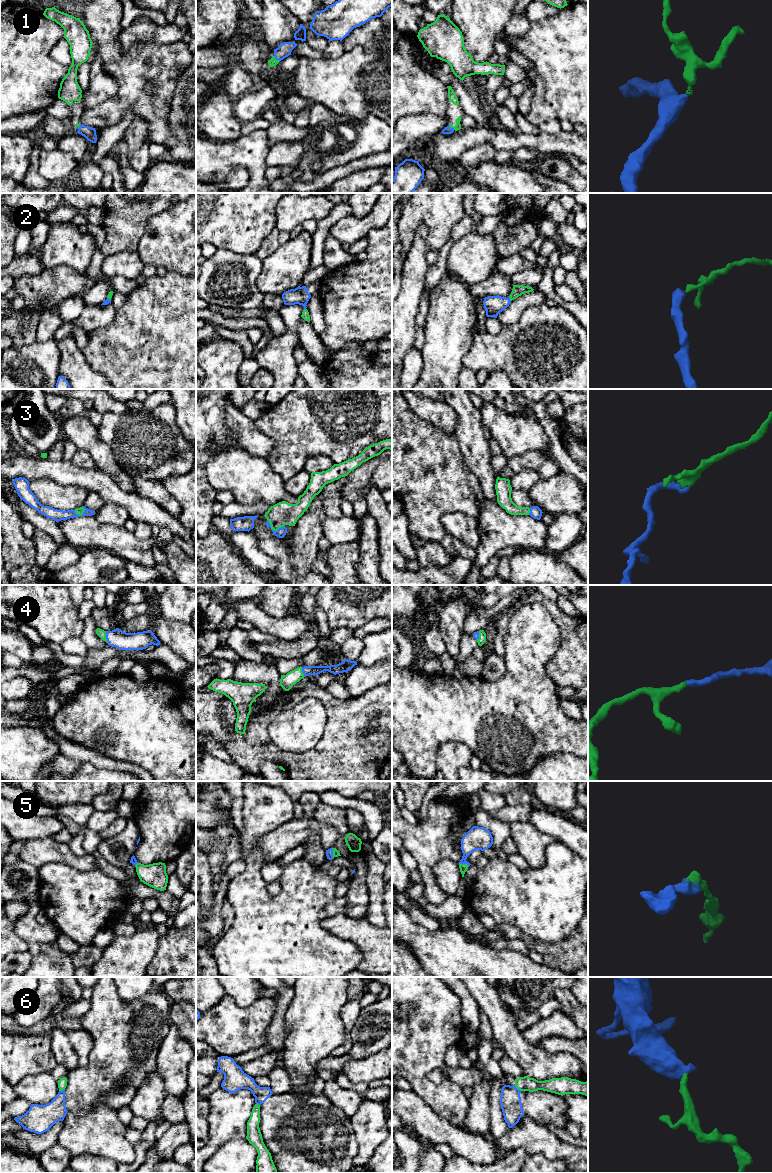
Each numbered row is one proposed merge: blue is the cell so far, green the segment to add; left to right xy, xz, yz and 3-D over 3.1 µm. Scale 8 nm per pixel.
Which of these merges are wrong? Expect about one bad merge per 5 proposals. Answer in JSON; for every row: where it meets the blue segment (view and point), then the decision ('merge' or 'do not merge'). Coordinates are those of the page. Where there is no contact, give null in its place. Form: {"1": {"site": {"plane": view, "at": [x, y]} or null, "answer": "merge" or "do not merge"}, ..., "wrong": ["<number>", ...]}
{"1": {"site": {"plane": "xz", "at": [276, 59]}, "answer": "merge"}, "2": {"site": {"plane": "yz", "at": [509, 299]}, "answer": "merge"}, "3": {"site": {"plane": "xz", "at": [273, 530]}, "answer": "merge"}, "4": {"site": {"plane": "xy", "at": [106, 636]}, "answer": "merge"}, "5": {"site": {"plane": "yz", "at": [464, 863]}, "answer": "merge"}, "6": {"site": {"plane": "yz", "at": [516, 1088]}, "answer": "do not merge"}, "wrong": ["6"]}

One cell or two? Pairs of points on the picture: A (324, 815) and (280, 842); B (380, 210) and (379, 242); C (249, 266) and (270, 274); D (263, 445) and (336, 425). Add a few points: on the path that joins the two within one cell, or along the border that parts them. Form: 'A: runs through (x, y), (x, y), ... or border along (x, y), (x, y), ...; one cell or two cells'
A: border along (313, 816), (320, 821), (330, 823), (337, 832); two cells
B: border along (381, 226), (372, 229), (366, 236); two cells
C: border along (263, 261), (256, 280), (256, 287), (263, 294); two cells
D: border along (255, 427), (273, 441), (274, 448), (267, 459); two cells

